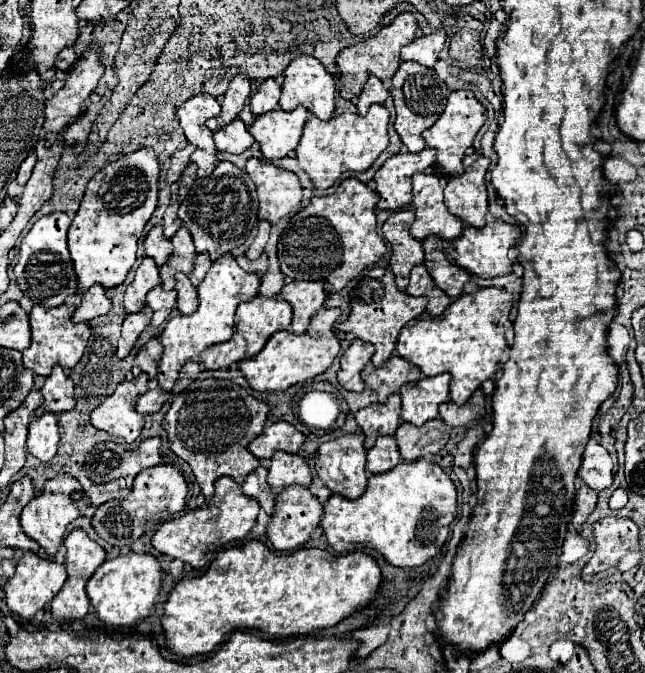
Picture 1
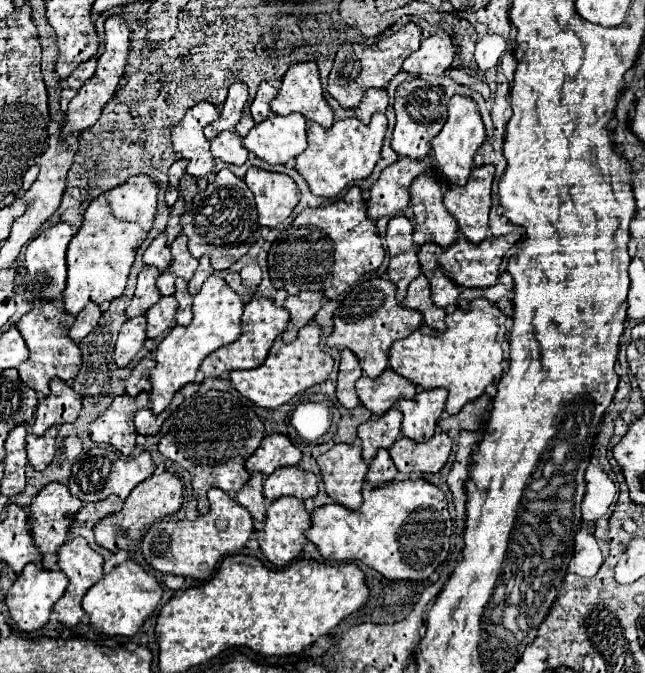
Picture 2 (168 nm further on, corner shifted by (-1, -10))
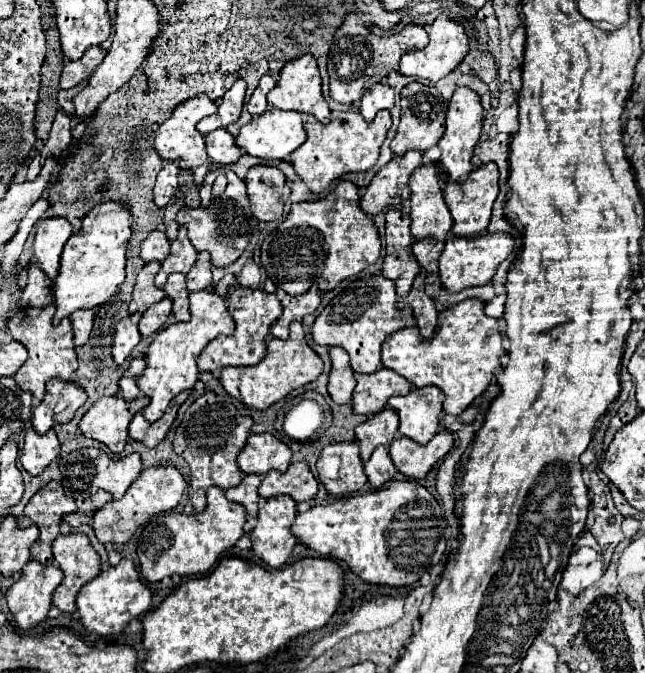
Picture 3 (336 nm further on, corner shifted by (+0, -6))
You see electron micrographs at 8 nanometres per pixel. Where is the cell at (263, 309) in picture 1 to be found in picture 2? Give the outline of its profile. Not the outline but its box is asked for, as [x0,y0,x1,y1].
[201,296,289,378]

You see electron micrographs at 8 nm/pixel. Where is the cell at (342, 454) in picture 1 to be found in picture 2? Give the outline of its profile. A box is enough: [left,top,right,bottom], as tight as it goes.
[317,444,367,510]

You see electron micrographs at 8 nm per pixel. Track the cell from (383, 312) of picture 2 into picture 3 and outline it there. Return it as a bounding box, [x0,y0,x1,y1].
[312,276,414,374]

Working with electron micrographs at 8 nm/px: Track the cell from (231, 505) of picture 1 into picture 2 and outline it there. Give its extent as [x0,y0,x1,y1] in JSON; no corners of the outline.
[141,488,253,580]

